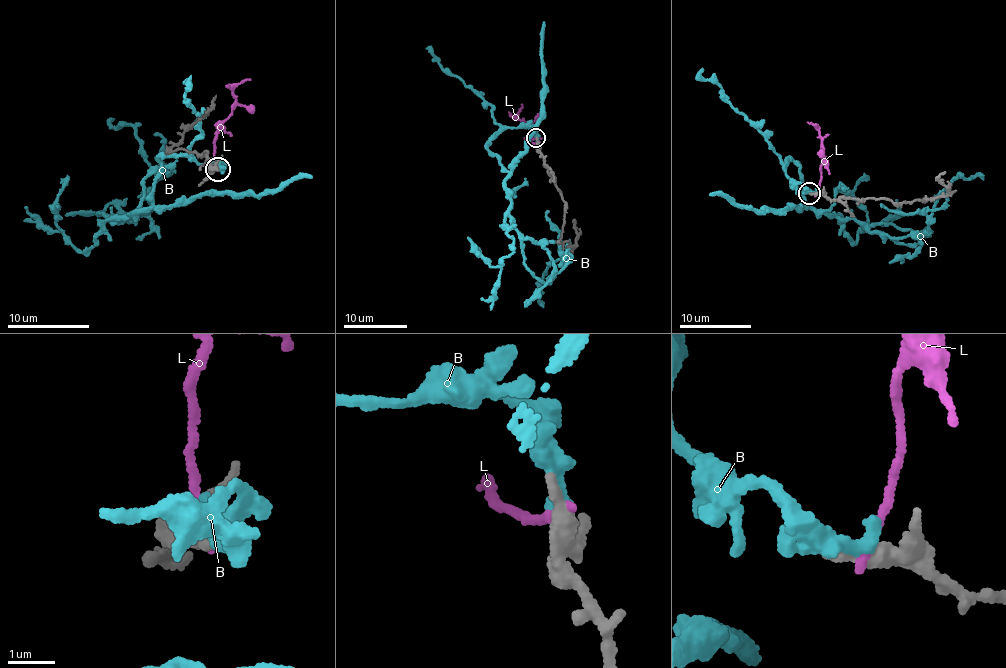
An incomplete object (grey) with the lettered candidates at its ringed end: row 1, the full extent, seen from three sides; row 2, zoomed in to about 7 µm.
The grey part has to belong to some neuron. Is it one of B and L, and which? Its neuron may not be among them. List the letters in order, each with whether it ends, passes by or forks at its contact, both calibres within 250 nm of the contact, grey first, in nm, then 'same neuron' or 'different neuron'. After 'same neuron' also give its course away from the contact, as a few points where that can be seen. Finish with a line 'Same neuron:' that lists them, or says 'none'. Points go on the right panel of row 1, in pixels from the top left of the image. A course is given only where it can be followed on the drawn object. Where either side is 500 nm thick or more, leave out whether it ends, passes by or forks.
B: it ends there; 440 nm thick on the grey side, 460 nm on the other; different neuron
L: it ends there; 380 nm thick on the grey side, 200 nm on the other; different neuron
Same neuron: none

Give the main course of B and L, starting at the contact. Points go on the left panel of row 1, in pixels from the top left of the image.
B: (218, 167), (221, 160), (164, 154), (153, 205), (118, 219), (149, 213), (156, 170), (133, 127), (107, 126)
L: (216, 168), (215, 148), (219, 123), (233, 112), (236, 96), (233, 88), (251, 80)

